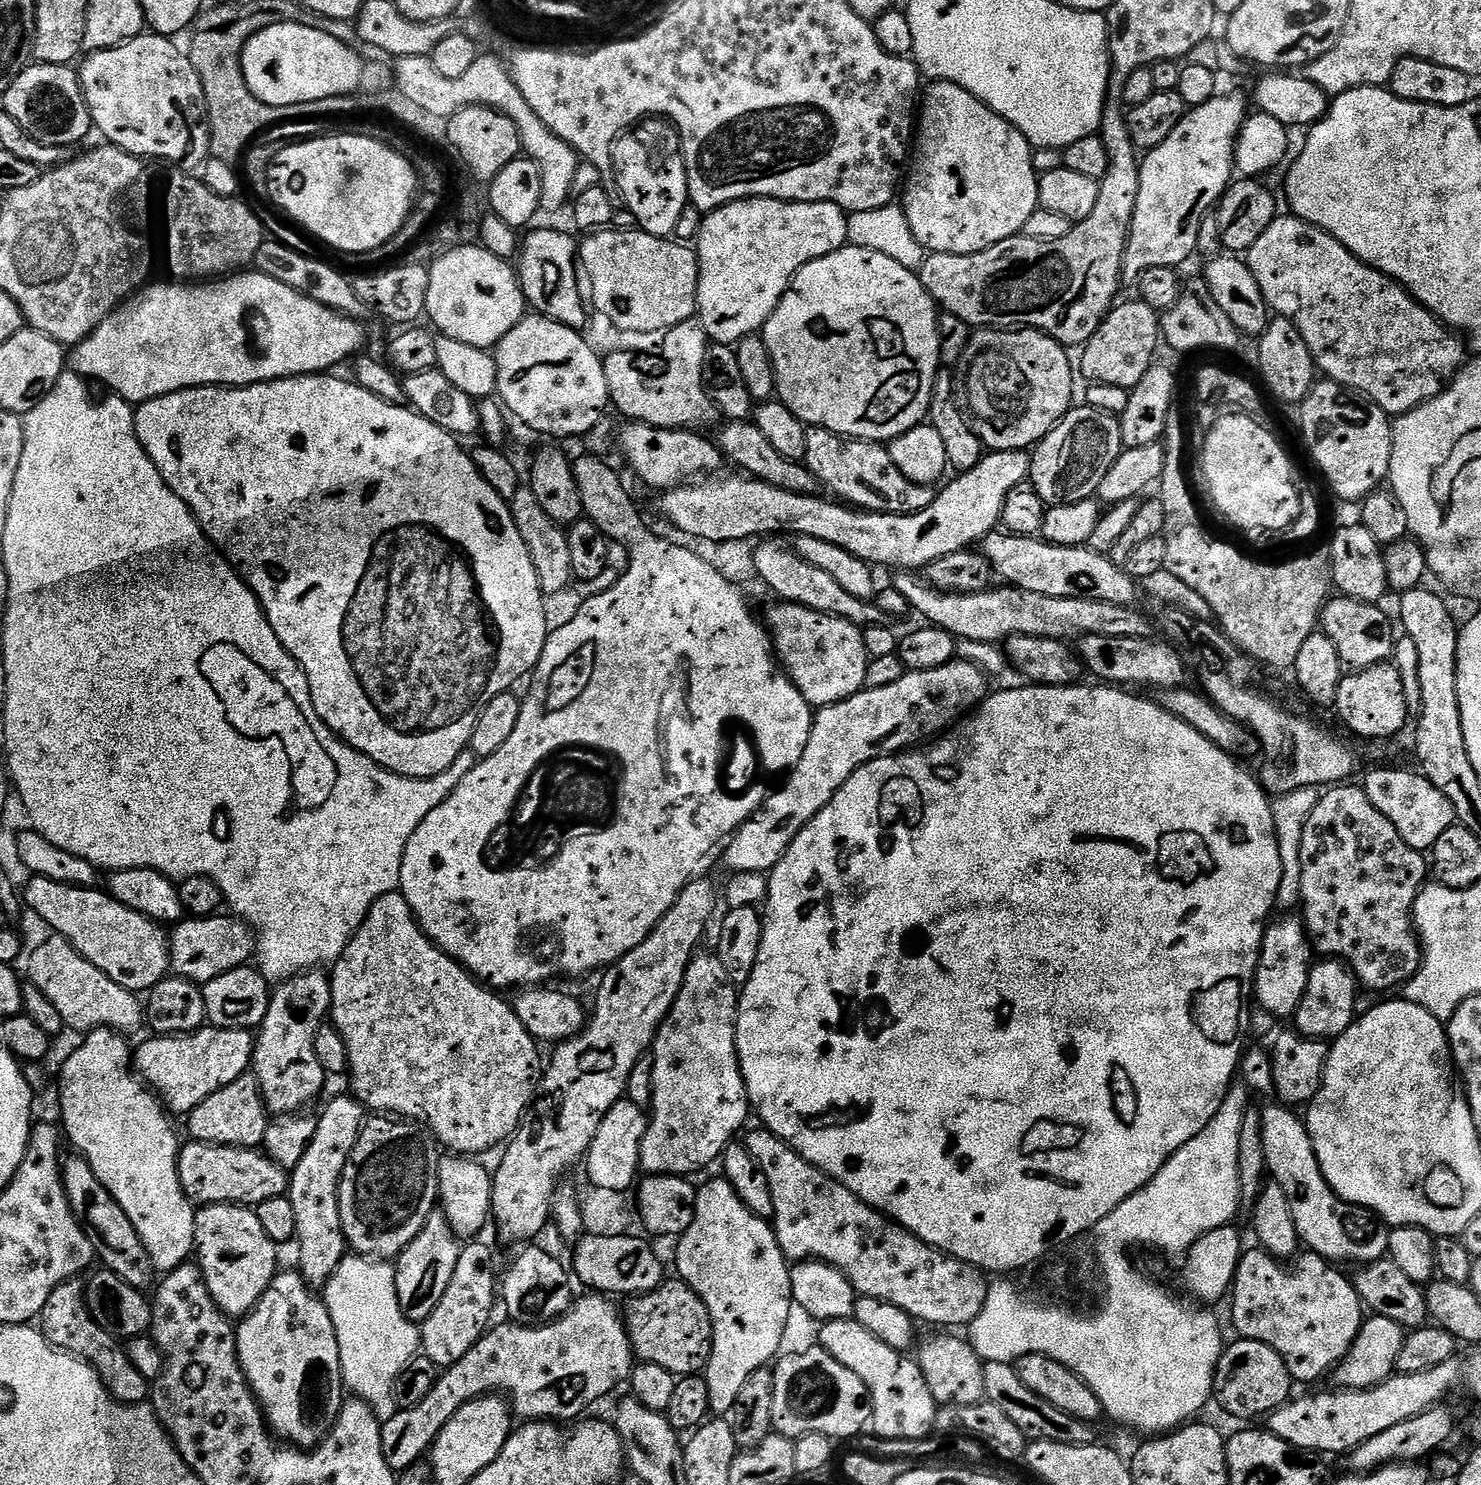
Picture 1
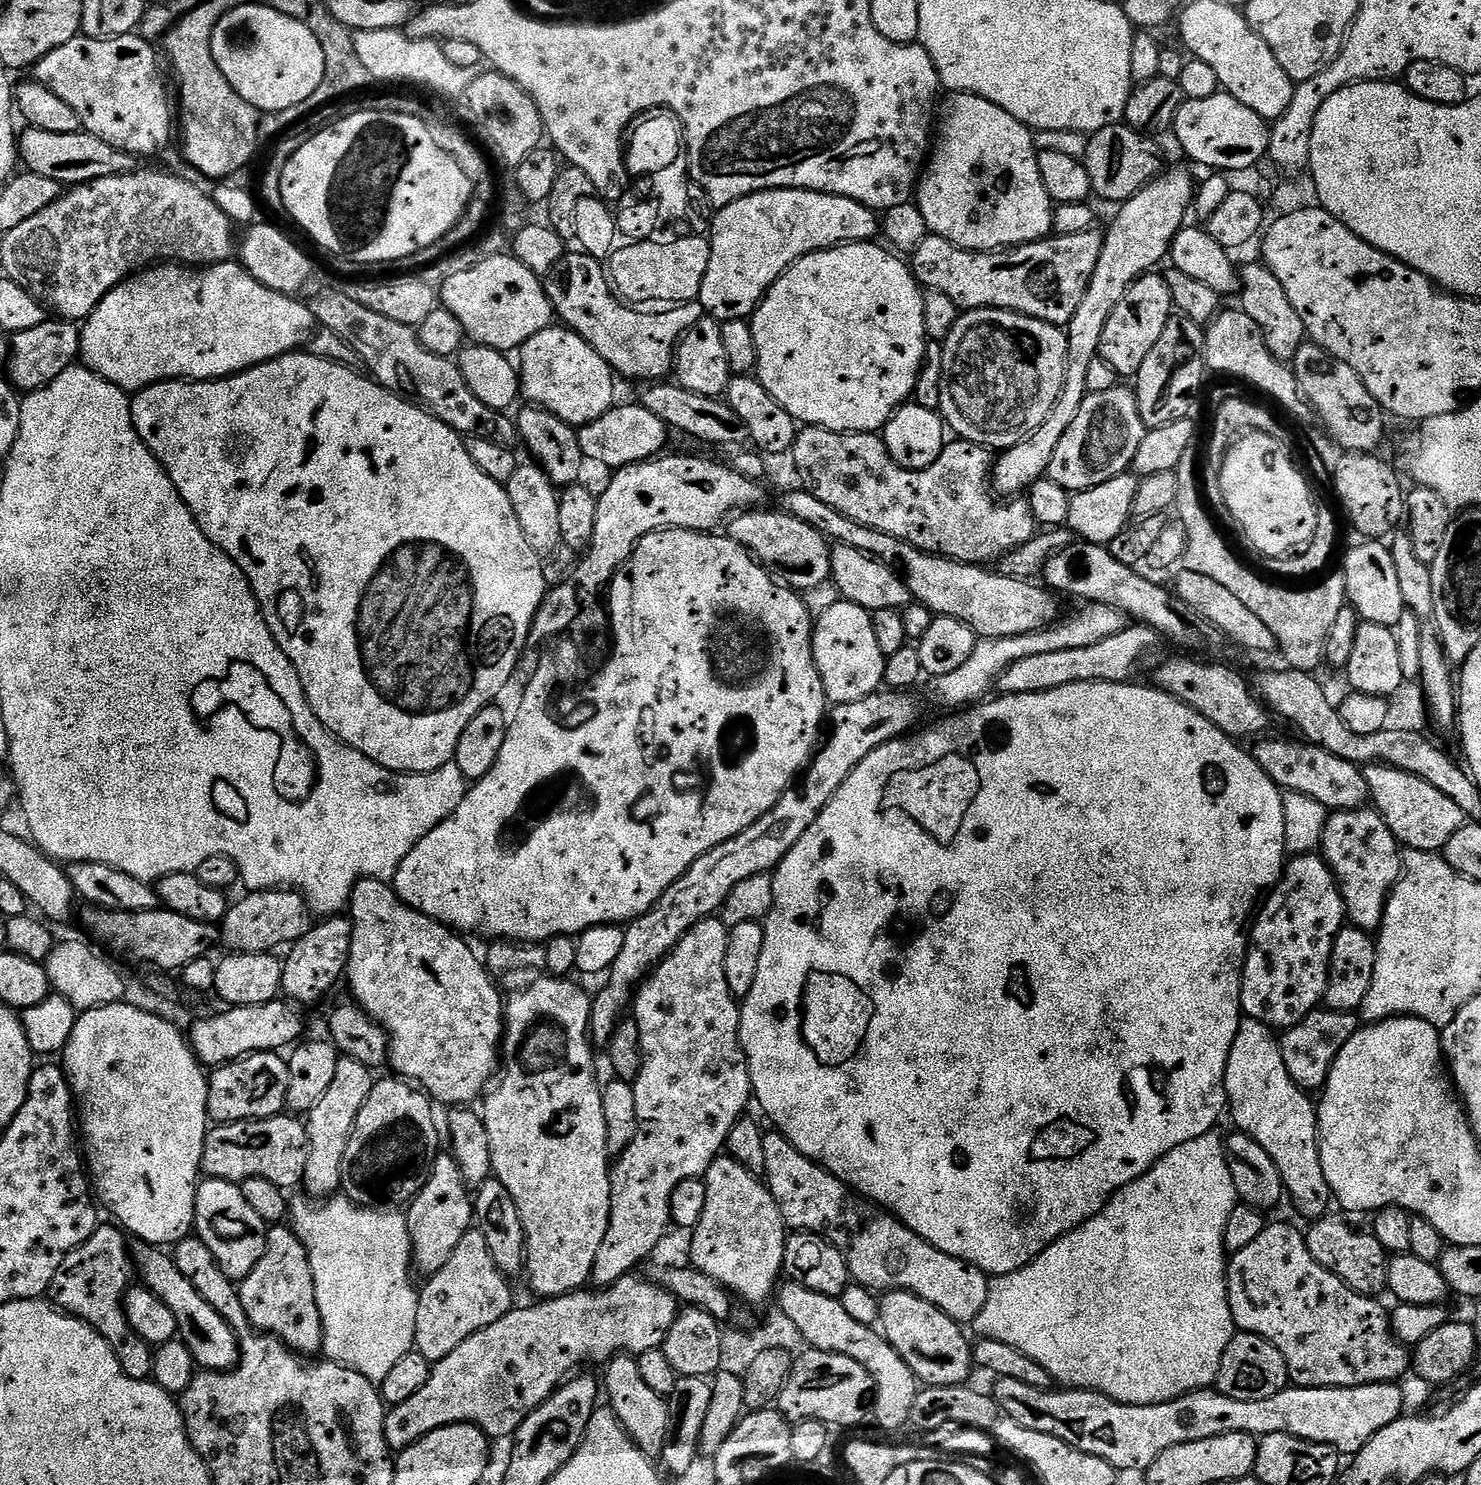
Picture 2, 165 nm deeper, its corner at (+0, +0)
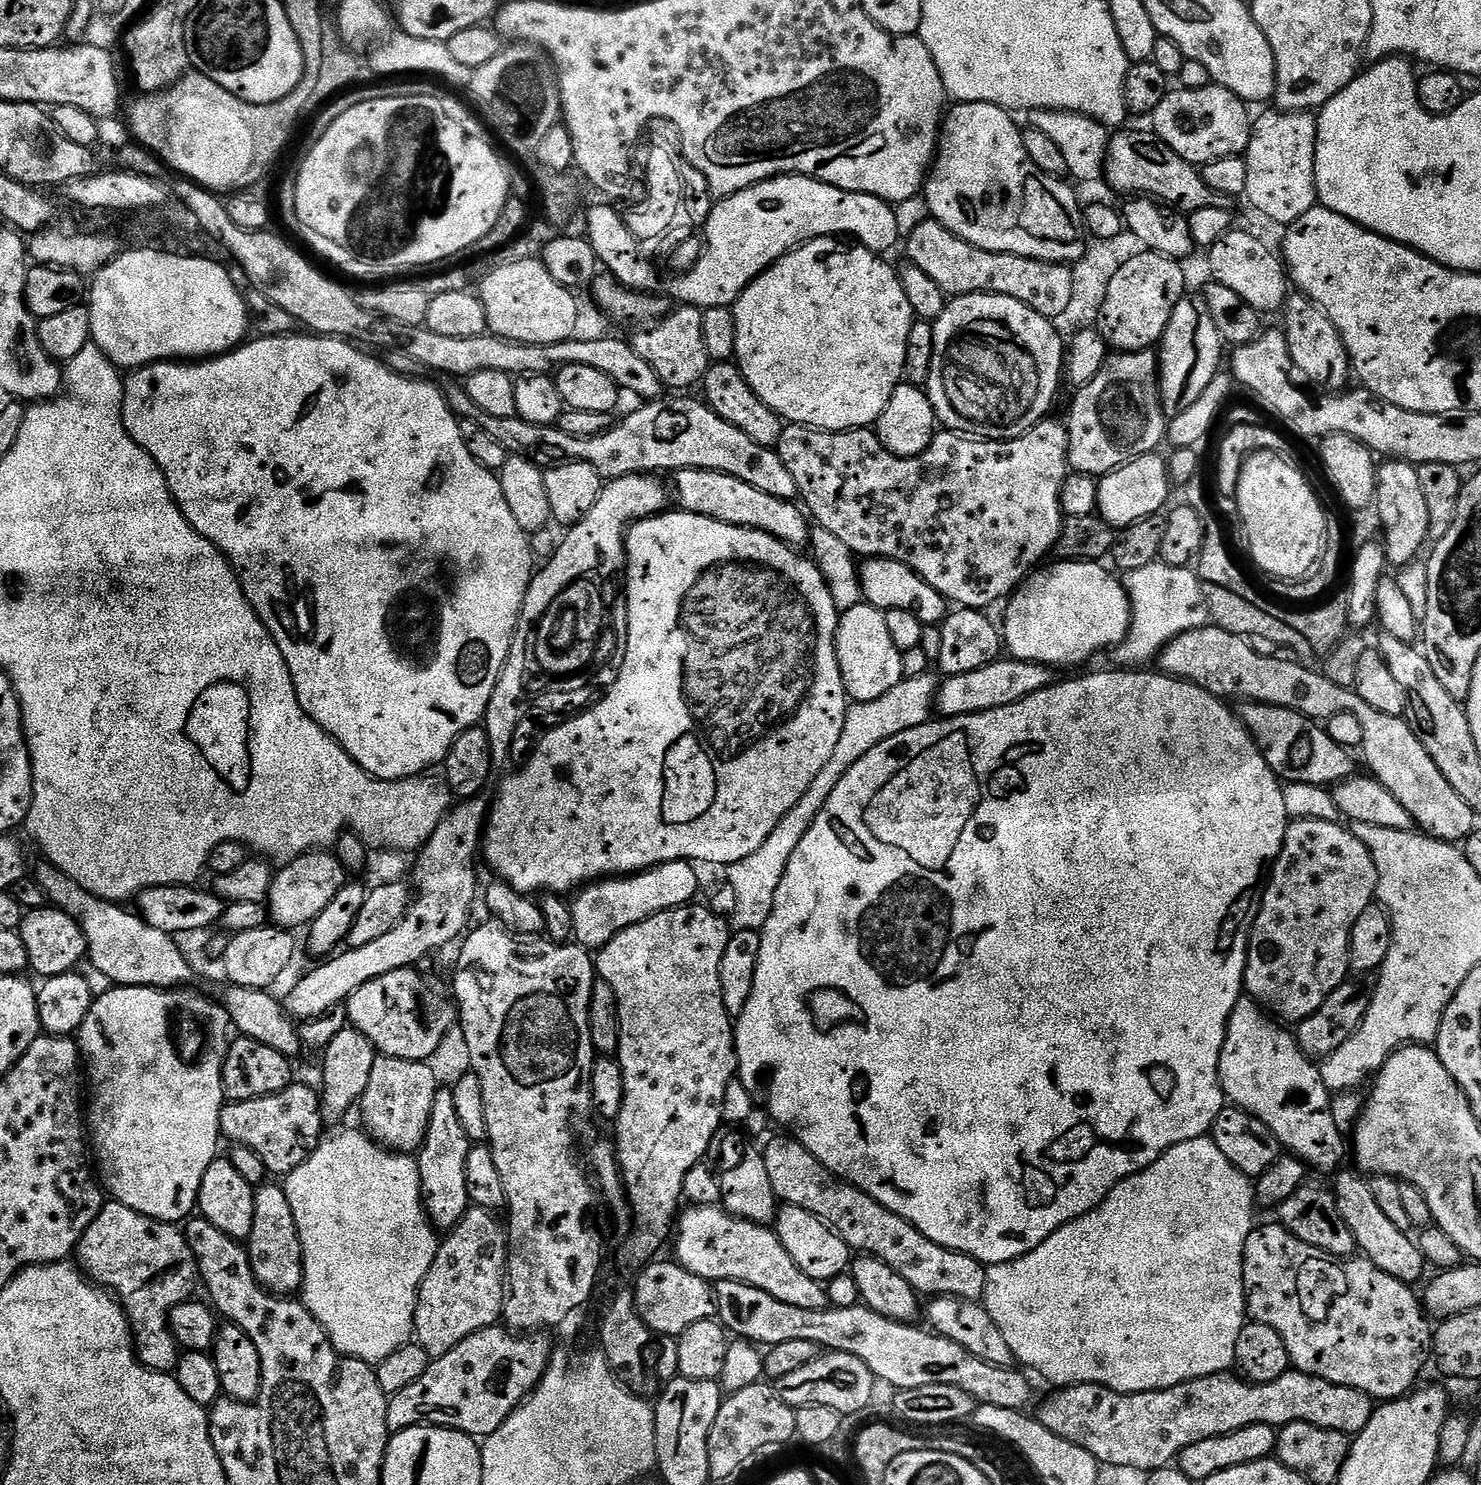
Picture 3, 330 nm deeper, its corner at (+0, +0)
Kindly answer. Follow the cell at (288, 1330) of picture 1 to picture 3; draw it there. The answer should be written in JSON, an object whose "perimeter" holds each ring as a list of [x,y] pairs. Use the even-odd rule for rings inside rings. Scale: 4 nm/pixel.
{"perimeter":[[[265,1182],[255,1189],[254,1222],[246,1241],[248,1261],[257,1283],[273,1296],[291,1297],[304,1286],[304,1255],[298,1238],[298,1226],[294,1222],[294,1210],[290,1210],[290,1198],[286,1198],[279,1183]]]}

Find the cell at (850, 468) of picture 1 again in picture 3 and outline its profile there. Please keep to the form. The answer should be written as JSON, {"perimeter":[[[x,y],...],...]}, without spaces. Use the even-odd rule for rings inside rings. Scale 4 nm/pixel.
{"perimeter":[[[1052,419],[1039,420],[1029,432],[1024,432],[1013,440],[985,440],[951,430],[940,430],[930,442],[930,446],[926,446],[926,450],[914,458],[890,454],[890,450],[886,450],[886,446],[882,446],[882,442],[876,437],[875,431],[868,428],[854,428],[851,432],[826,432],[819,428],[805,428],[802,424],[788,424],[782,430],[782,438],[776,443],[775,450],[782,458],[786,470],[790,470],[794,478],[794,486],[807,515],[819,527],[830,530],[830,534],[834,534],[841,542],[846,542],[846,546],[850,546],[853,554],[860,558],[886,558],[902,562],[913,568],[923,580],[930,582],[930,586],[934,586],[934,590],[938,590],[938,594],[942,594],[944,599],[953,605],[988,610],[991,604],[1011,597],[1012,593],[1028,579],[1033,569],[1041,563],[1039,560],[1047,552],[1051,553],[1056,543],[1060,541],[1060,532],[1066,519],[1063,510],[1060,509],[1060,495],[1062,482],[1070,471],[1068,425],[1063,419]]]}

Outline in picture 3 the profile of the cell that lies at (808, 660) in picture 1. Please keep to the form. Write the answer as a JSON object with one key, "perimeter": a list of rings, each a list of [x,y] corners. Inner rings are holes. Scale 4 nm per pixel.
{"perimeter":[[[862,602],[854,606],[854,610],[840,613],[840,625],[836,631],[836,653],[849,701],[870,702],[874,698],[882,698],[886,690],[894,690],[894,686],[898,686],[898,682],[904,679],[904,653],[898,650],[898,646],[894,646],[884,613],[873,604]]]}

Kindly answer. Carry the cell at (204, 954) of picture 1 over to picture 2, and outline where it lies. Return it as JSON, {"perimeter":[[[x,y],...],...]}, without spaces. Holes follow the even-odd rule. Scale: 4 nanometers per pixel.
{"perimeter":[[[269,890],[266,892],[249,891],[248,896],[244,896],[240,901],[233,903],[229,907],[228,913],[224,915],[222,921],[222,944],[228,947],[229,953],[238,952],[266,952],[275,953],[275,948],[283,949],[285,946],[291,946],[297,940],[305,936],[310,927],[310,913],[303,896],[296,890]]]}

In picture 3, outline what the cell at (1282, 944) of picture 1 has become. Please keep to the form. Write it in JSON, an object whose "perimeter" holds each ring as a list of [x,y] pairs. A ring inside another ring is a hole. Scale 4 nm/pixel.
{"perimeter":[[[1317,820],[1291,821],[1280,857],[1272,865],[1262,888],[1260,909],[1248,940],[1244,992],[1281,1021],[1299,1022],[1310,1018],[1310,1014],[1317,1012],[1322,1002],[1349,979],[1350,934],[1362,910],[1373,907],[1377,882],[1374,858],[1368,847],[1354,838],[1351,827]]]}

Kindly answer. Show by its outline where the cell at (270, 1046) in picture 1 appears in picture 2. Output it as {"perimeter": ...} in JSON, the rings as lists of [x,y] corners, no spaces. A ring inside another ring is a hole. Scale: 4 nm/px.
{"perimeter":[[[337,914],[316,923],[309,927],[307,934],[301,940],[297,940],[287,949],[288,957],[283,957],[282,960],[284,969],[280,986],[283,995],[297,1005],[318,1003],[339,980],[341,983],[342,977],[348,970],[352,941],[351,919]]]}

